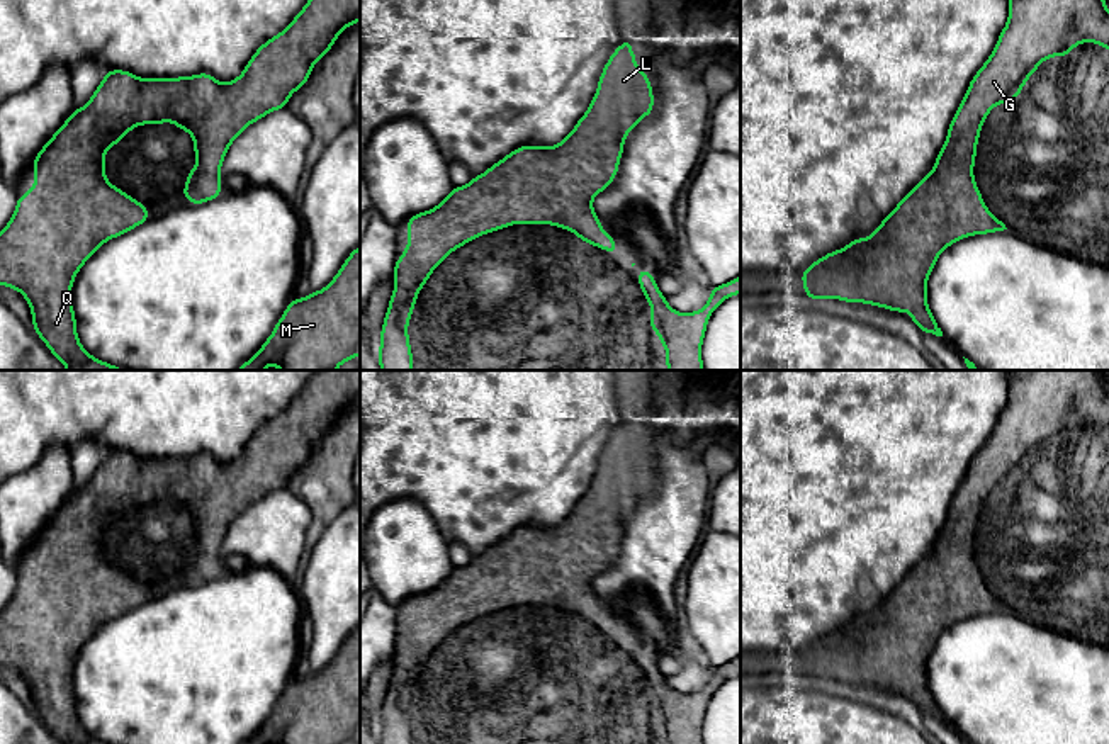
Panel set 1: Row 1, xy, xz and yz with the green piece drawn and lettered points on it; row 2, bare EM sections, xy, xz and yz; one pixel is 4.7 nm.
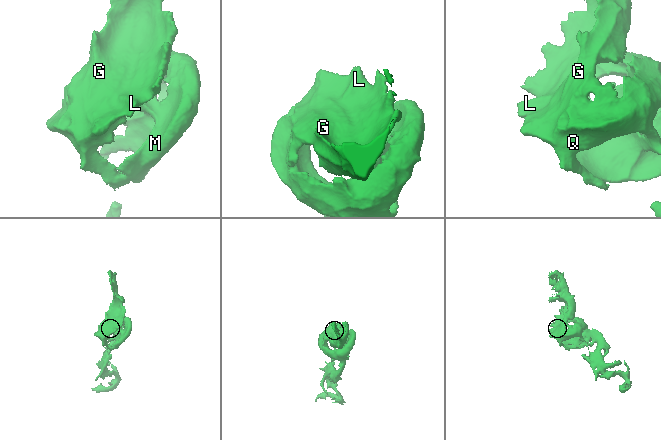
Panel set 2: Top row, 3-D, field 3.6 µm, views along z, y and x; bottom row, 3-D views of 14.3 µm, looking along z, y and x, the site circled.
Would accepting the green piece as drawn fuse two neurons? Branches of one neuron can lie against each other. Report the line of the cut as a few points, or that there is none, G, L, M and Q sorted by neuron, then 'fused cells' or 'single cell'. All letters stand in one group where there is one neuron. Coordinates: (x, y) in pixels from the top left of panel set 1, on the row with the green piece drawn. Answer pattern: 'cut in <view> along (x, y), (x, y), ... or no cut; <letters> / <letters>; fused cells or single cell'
no cut; G L M Q; single cell

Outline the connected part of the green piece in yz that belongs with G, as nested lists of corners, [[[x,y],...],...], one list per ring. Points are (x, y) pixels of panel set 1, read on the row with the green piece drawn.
[[[1009,0],[1007,24],[992,54],[973,75],[931,173],[910,189],[868,238],[853,240],[805,268],[800,273],[805,296],[907,311],[922,333],[943,336],[927,304],[927,279],[939,255],[963,238],[1007,229],[985,206],[973,175],[982,126],[995,105],[1012,104],[1019,97],[1044,59],[1067,58],[1085,41],[1109,49],[1106,0]]]

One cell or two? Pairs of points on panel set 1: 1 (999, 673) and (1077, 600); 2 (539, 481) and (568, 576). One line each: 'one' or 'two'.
1: two
2: two

